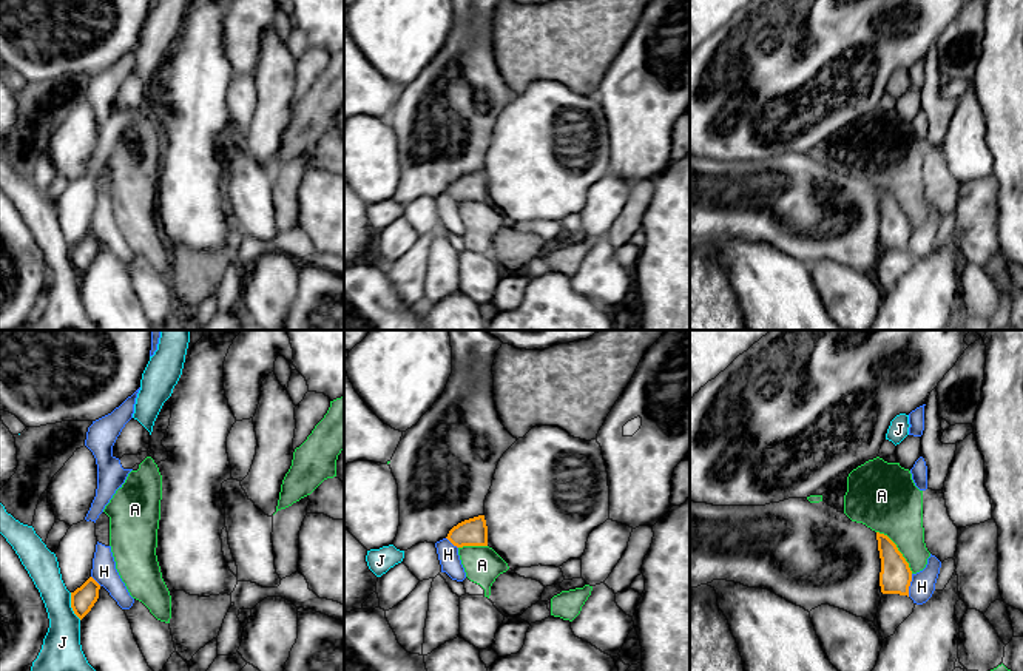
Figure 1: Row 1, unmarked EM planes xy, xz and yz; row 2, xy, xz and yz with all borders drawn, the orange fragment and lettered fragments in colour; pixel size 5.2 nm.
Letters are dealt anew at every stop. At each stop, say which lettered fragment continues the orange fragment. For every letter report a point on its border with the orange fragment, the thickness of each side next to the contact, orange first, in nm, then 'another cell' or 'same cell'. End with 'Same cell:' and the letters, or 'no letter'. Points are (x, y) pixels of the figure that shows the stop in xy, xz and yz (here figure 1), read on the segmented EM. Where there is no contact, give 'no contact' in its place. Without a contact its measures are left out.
A: yz (897, 549) | 170/320 nm | another cell
H: yz (909, 585) | 170/130 nm | another cell
J: xy (71, 606) | 120/200 nm | another cell
Same cell: no letter

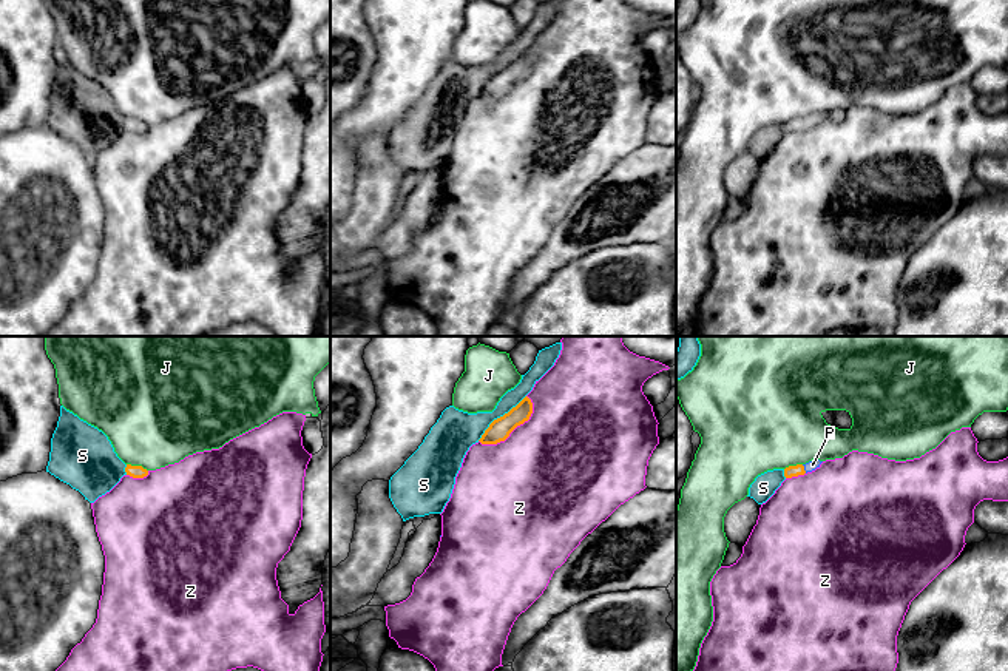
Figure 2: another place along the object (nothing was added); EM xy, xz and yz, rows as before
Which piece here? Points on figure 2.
J: xy (138, 466) | 60/480 nm | another cell
P: yz (803, 469) | 60/50 nm | same cell
S: xz (500, 417) | 110/220 nm | another cell
Z: xz (513, 429) | 110/480 nm | another cell
Same cell: P

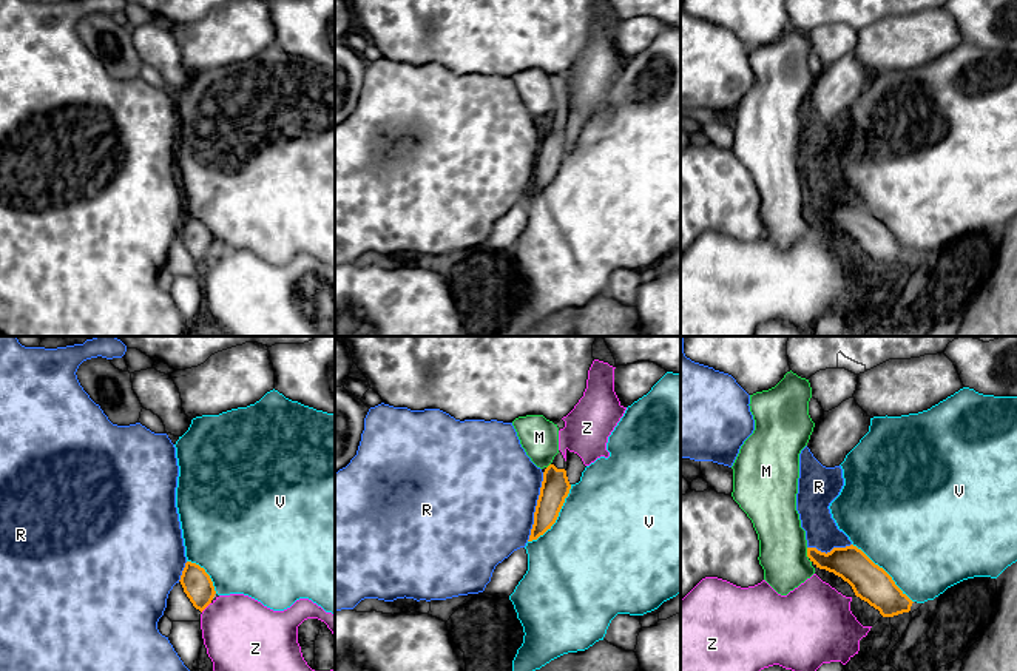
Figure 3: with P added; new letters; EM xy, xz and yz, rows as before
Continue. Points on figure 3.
M: yz (807, 552) | 180/260 nm | another cell
R: xz (536, 506) | 150/500 nm | another cell
V: xz (557, 515) | 150/500 nm | another cell
Z: xy (206, 606) | 150/380 nm | another cell
Same cell: no letter

